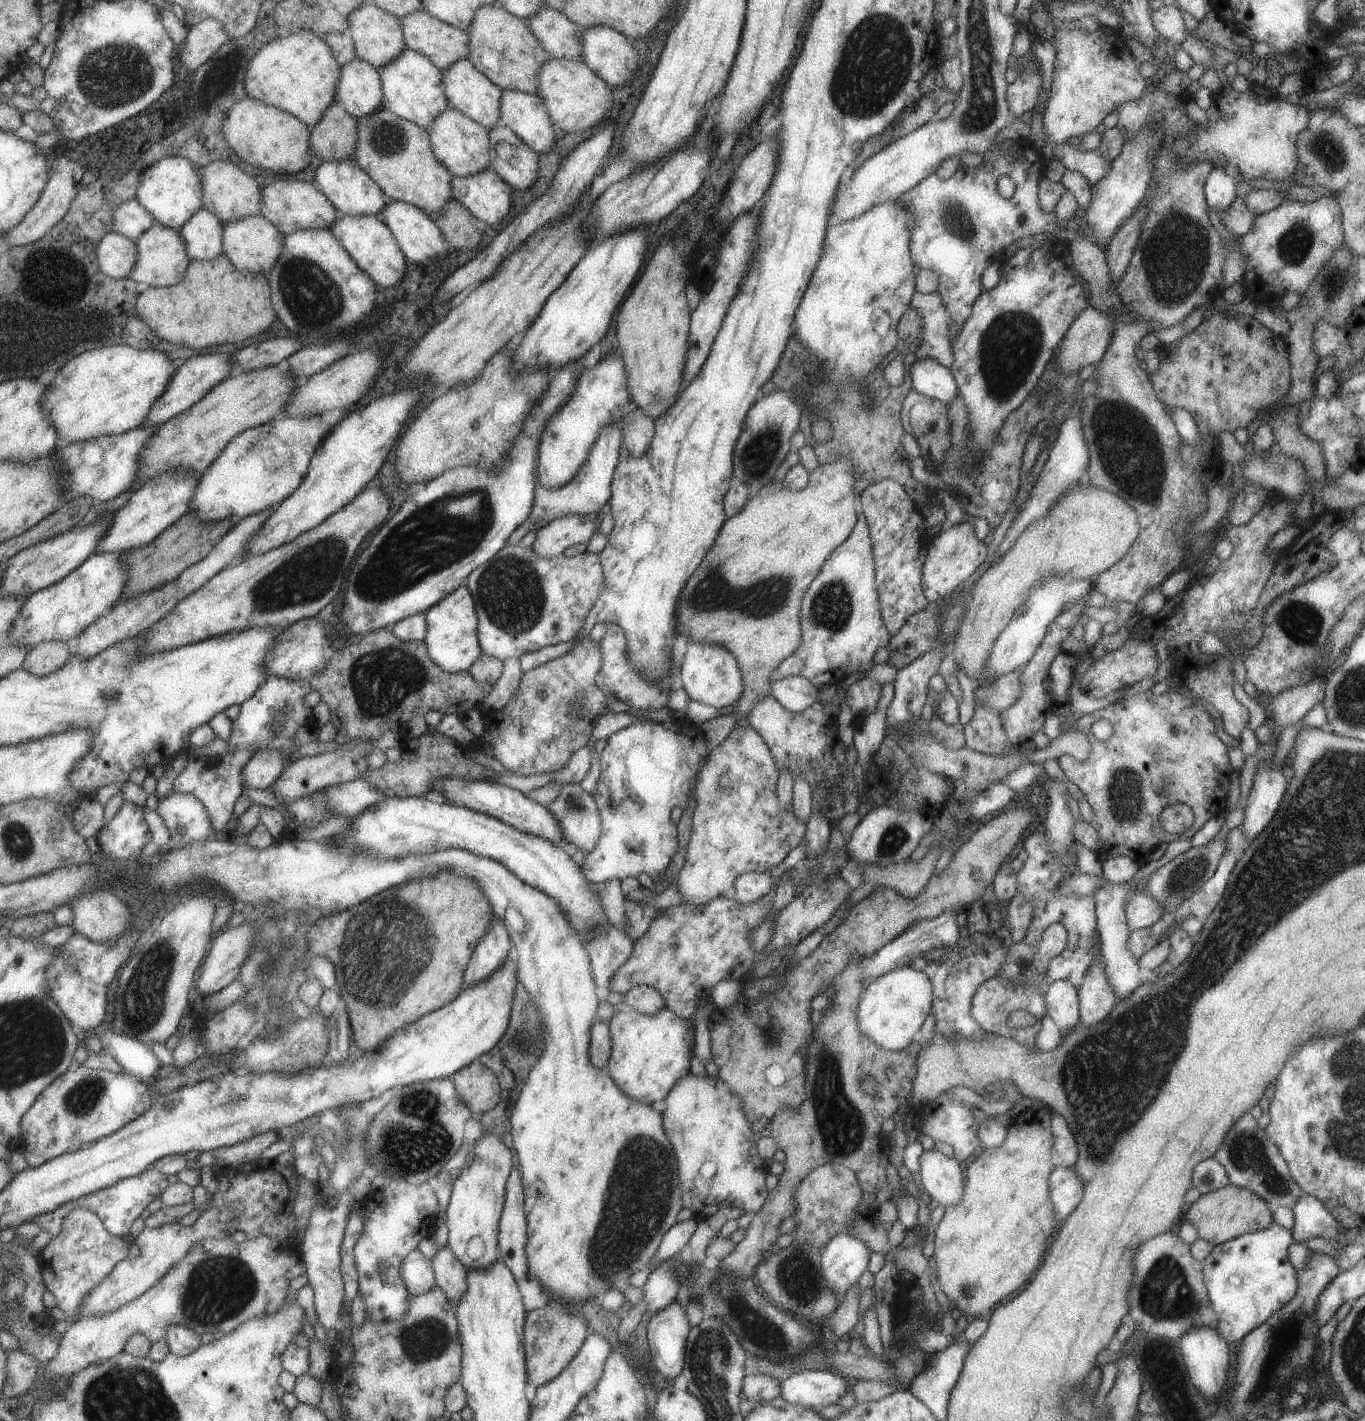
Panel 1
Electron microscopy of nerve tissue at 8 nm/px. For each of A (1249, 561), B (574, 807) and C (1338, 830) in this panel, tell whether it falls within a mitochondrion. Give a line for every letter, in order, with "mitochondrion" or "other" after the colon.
A: other
B: mitochondrion
C: mitochondrion

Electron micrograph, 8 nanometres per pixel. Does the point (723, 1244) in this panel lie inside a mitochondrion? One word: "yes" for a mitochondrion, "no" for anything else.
no

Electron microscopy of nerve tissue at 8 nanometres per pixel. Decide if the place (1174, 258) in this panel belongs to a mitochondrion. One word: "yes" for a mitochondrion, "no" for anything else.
yes

